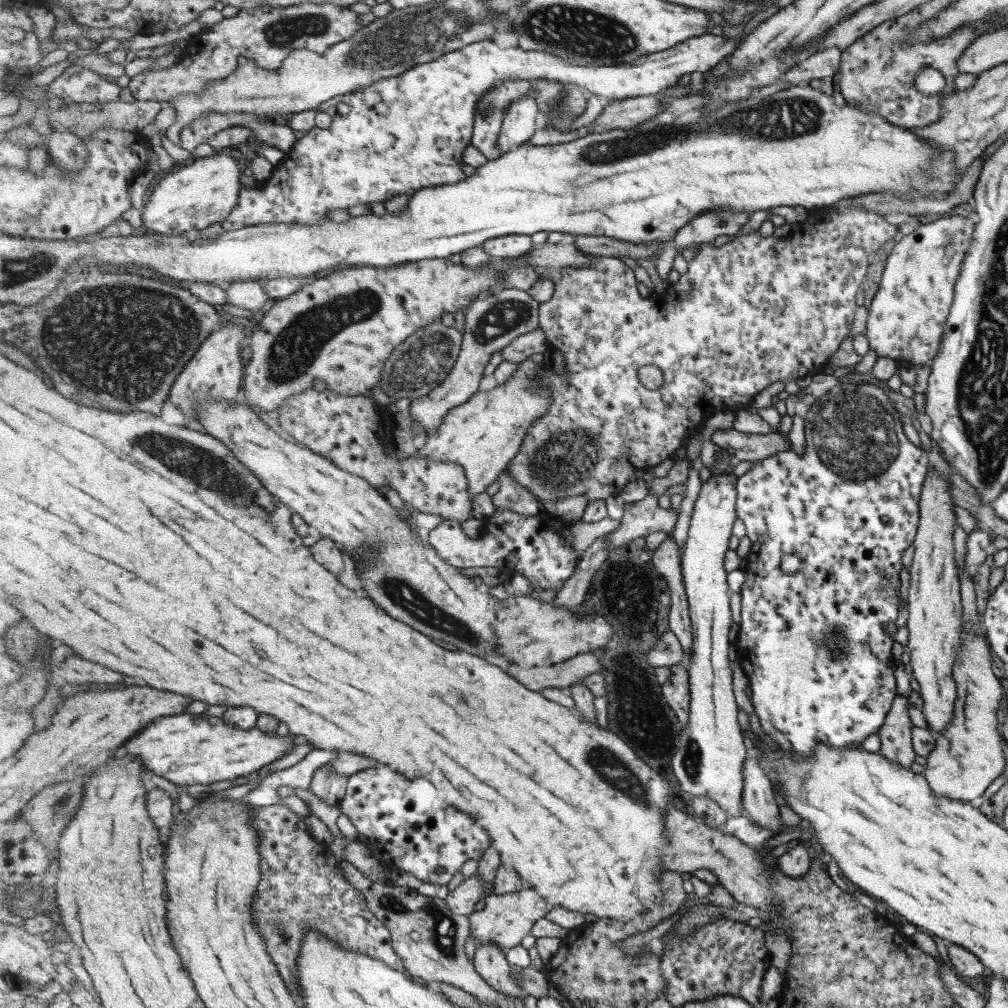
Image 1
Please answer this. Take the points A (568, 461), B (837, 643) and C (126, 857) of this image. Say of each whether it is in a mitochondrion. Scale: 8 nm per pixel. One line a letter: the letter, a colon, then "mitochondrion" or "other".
A: mitochondrion
B: mitochondrion
C: mitochondrion

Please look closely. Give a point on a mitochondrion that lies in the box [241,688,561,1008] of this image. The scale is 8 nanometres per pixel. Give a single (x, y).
(445, 936)

